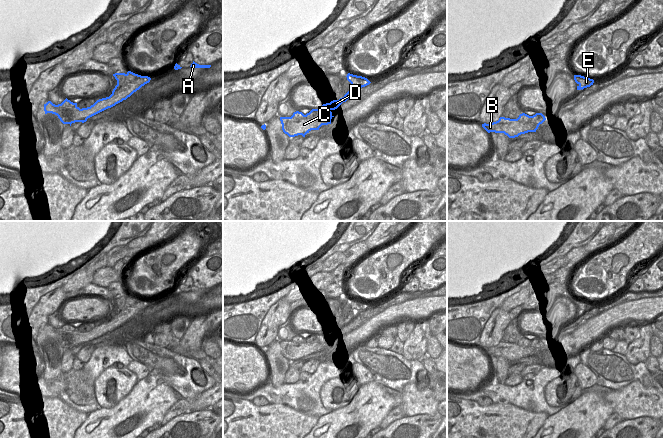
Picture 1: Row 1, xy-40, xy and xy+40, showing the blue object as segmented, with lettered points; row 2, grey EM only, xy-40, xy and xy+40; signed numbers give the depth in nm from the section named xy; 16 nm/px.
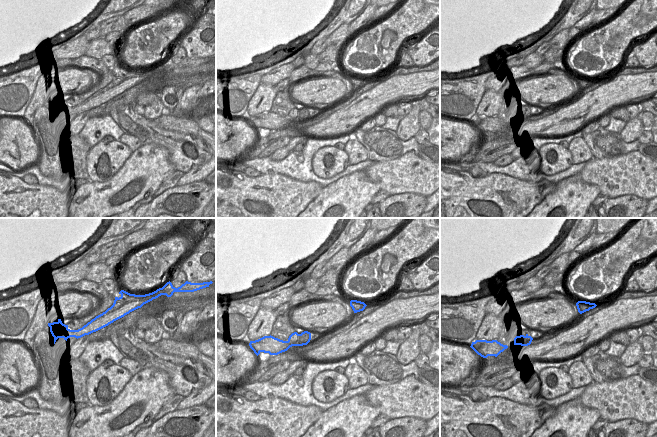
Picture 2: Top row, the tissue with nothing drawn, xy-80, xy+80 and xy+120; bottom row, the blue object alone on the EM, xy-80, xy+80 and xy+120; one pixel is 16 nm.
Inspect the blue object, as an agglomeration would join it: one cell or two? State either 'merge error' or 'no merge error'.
no merge error

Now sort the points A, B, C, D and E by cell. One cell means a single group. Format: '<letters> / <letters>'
A B C D E

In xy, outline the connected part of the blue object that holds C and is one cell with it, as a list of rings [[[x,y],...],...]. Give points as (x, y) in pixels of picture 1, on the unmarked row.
[[[348,297],[346,301],[351,307],[351,311],[339,324],[333,324],[330,327],[323,328],[321,333],[312,333],[306,339],[296,335],[291,341],[280,341],[283,356],[289,361],[298,359],[305,361],[311,354],[319,354],[322,349],[331,348],[331,343],[334,341],[331,335],[337,333],[343,326],[350,323],[360,312],[371,307],[365,301],[350,297]]]

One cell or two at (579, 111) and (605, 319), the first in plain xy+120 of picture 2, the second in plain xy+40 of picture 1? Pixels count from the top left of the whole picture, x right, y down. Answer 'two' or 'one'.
one

